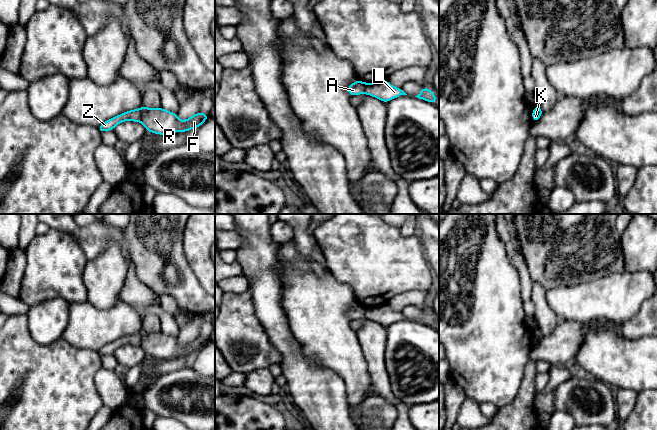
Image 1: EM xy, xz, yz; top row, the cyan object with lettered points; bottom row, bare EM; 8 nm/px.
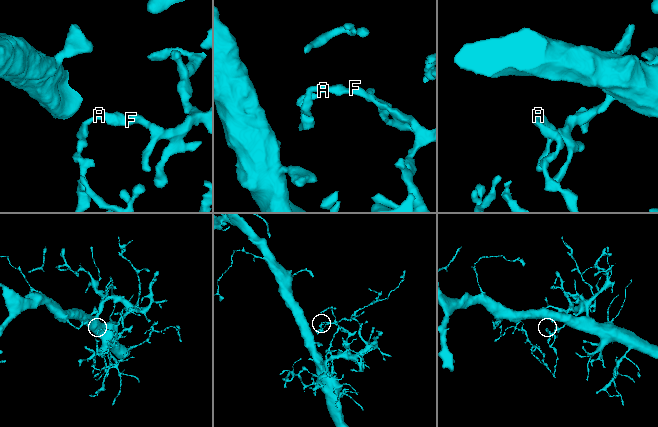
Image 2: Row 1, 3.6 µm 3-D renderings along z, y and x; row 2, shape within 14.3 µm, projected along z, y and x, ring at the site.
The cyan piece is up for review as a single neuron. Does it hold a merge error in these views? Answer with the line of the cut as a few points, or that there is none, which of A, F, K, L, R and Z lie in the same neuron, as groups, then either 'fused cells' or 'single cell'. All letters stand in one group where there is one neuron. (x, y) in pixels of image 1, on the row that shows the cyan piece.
cut xy (138, 109), (141, 120); groups A Z / F K L R; fused cells

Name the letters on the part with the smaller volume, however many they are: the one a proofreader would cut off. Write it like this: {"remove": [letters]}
{"remove": ["A", "Z"]}

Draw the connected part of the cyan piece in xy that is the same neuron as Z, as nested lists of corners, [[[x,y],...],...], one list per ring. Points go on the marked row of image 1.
[[[133,109],[127,112],[123,112],[109,120],[106,120],[97,128],[100,133],[105,131],[112,131],[119,123],[124,121],[133,121],[139,122],[141,121],[141,112],[139,109]]]

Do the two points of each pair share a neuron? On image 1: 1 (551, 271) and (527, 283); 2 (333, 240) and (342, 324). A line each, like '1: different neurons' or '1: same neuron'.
1: different neurons
2: different neurons

